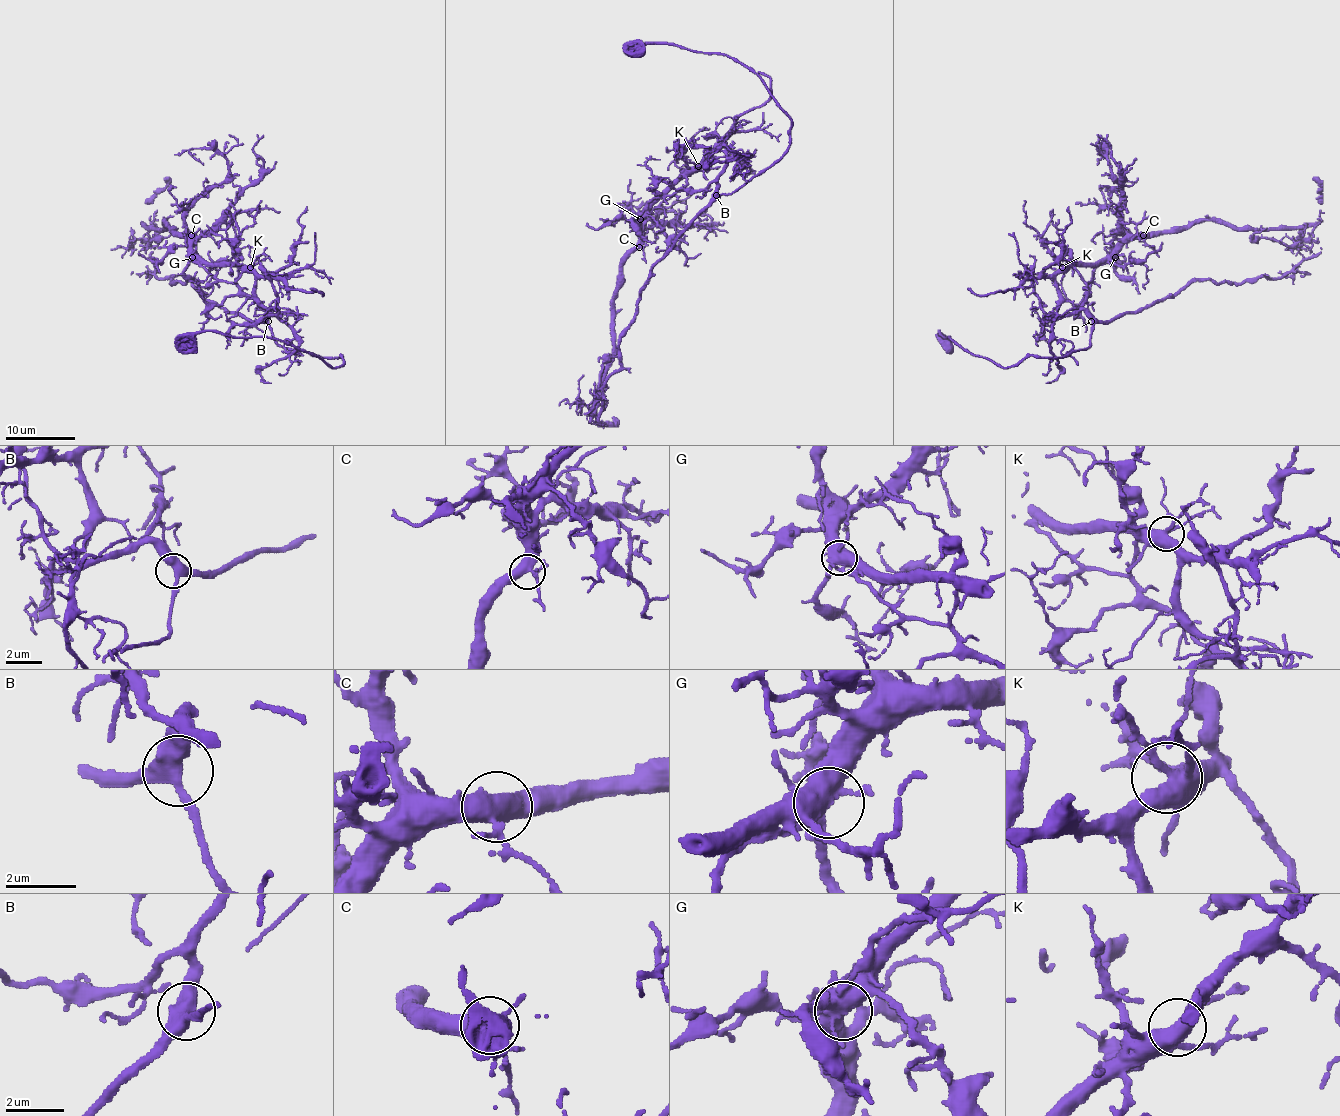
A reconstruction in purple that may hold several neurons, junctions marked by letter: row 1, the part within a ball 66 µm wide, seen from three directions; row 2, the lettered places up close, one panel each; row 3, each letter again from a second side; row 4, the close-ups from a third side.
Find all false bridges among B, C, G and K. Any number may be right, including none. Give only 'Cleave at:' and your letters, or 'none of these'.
Cleave at: G

